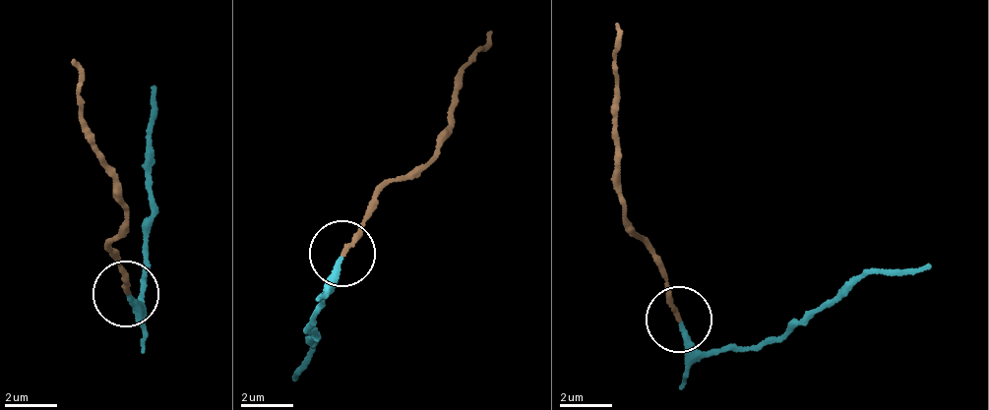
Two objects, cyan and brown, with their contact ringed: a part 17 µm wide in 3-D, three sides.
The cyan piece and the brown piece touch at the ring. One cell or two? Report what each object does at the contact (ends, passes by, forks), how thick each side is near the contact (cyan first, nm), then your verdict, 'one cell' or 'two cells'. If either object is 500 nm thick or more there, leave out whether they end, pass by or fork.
cyan ends | brown ends | 200/160 nm | two cells

